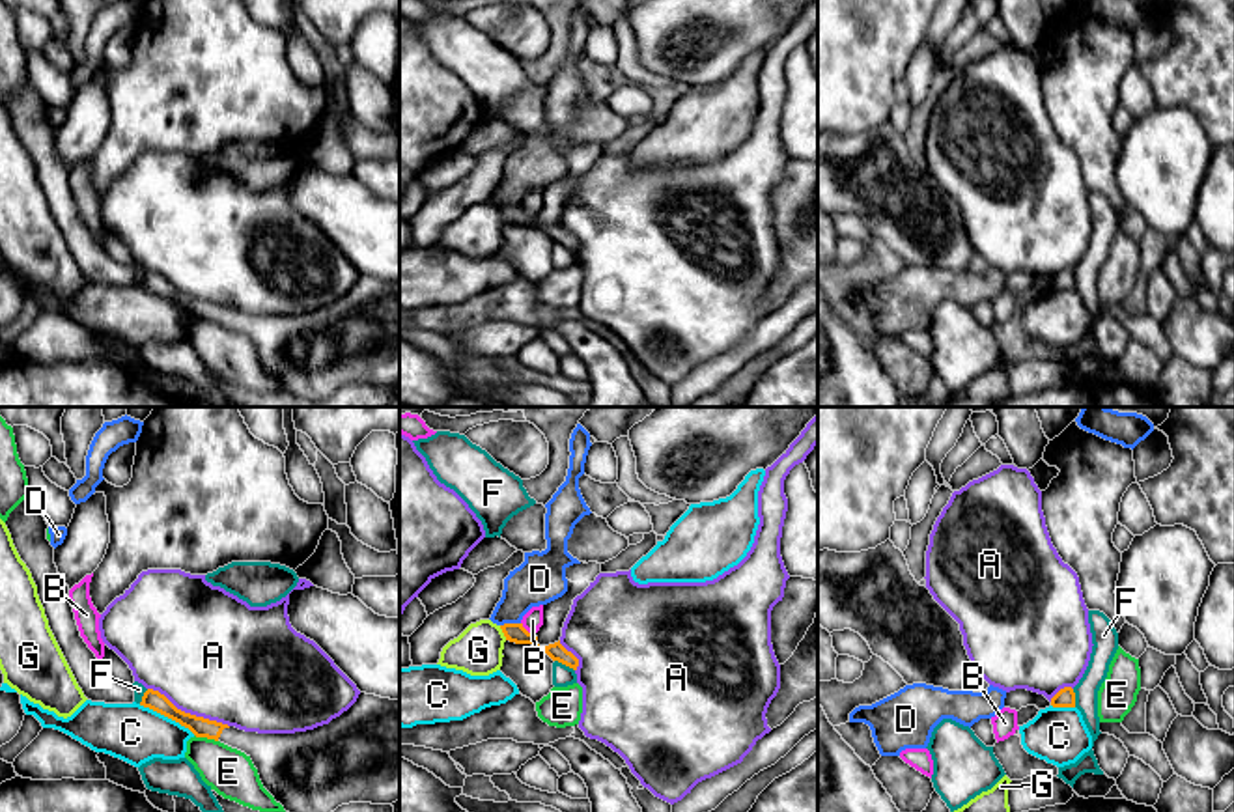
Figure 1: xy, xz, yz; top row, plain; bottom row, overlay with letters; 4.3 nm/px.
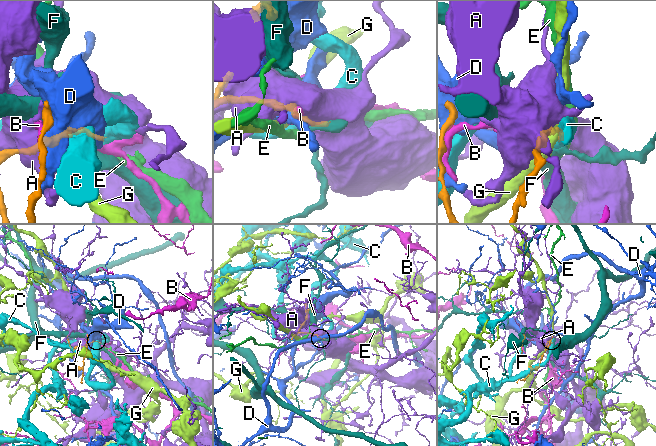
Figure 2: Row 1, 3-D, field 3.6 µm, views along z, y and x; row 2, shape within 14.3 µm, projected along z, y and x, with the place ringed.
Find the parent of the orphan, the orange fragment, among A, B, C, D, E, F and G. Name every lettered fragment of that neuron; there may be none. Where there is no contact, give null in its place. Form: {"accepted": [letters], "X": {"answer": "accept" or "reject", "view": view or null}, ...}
{"accepted": [], "A": {"answer": "reject", "view": "xy"}, "B": {"answer": "reject", "view": "xz"}, "C": {"answer": "reject", "view": "xy"}, "D": {"answer": "reject", "view": "xz"}, "E": {"answer": "reject", "view": "xy"}, "F": {"answer": "reject", "view": "xz"}, "G": {"answer": "reject", "view": "xz"}}

